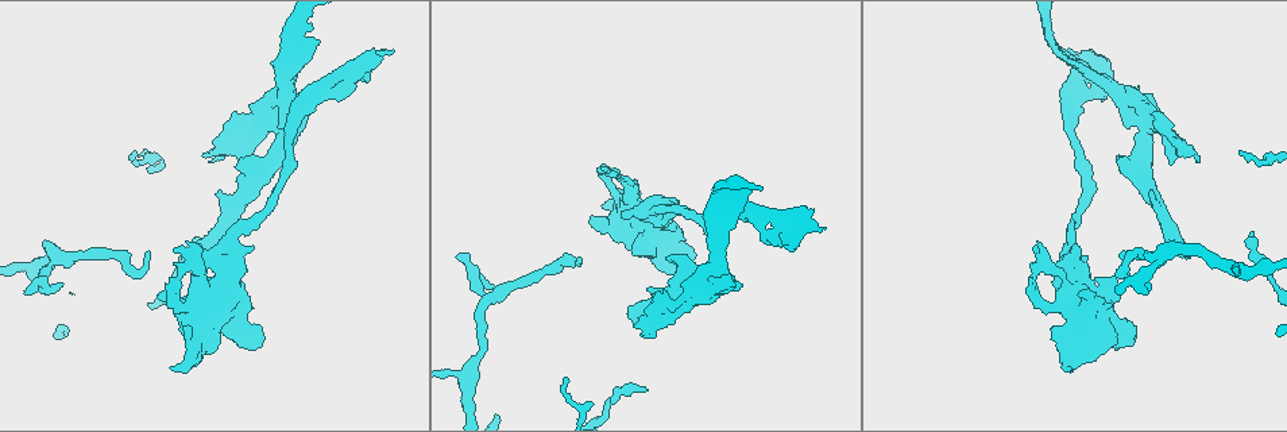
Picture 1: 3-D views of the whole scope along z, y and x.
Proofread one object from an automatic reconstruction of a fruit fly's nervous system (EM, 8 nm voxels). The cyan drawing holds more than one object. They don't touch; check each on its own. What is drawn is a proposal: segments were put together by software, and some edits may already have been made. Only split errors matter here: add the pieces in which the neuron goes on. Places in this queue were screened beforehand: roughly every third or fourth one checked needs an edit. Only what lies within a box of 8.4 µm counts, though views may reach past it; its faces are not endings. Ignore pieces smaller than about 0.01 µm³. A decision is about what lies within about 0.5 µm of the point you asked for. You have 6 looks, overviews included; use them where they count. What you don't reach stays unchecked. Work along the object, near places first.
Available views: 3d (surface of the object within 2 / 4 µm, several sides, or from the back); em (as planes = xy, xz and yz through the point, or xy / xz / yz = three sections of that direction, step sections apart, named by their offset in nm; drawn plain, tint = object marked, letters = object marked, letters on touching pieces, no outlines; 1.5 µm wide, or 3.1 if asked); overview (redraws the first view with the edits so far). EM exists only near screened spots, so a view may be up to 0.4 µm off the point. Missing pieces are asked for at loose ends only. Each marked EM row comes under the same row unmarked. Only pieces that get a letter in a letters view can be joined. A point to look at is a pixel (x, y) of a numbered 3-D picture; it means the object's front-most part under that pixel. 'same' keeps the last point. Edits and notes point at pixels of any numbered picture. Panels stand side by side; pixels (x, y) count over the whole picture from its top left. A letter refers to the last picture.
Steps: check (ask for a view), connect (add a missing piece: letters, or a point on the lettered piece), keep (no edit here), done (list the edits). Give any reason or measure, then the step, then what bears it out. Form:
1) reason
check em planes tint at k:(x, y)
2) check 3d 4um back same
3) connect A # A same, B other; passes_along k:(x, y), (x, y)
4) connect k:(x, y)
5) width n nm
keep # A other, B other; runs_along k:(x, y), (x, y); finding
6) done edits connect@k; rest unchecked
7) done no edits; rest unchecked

branch stops here
check 3d 4um back at 1:(670, 258)

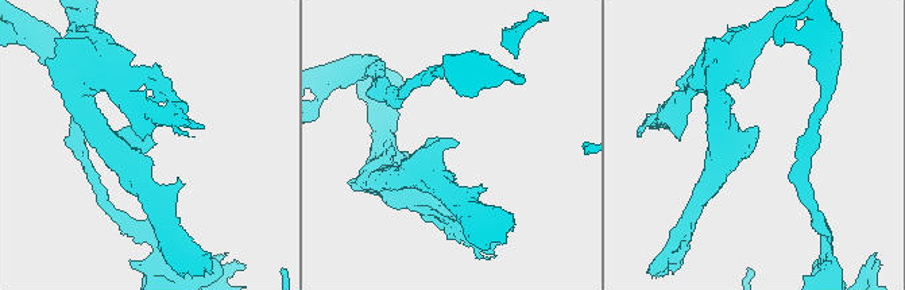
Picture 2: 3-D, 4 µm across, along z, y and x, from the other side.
check em xy step 4 letters at 2:(152, 142)

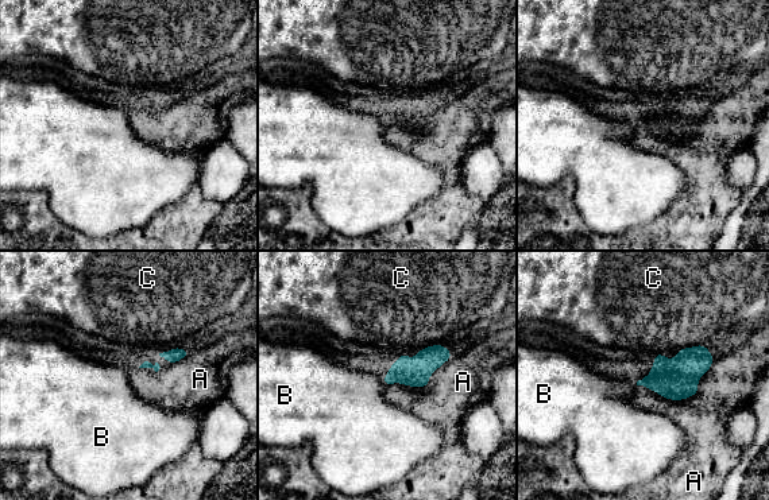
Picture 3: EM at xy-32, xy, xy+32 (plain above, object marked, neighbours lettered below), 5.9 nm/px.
longest_contact A 500 nm
keep # A other, B other, C other; none of them fits

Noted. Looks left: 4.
an open end
check em planes letters at 1:(1121, 293)

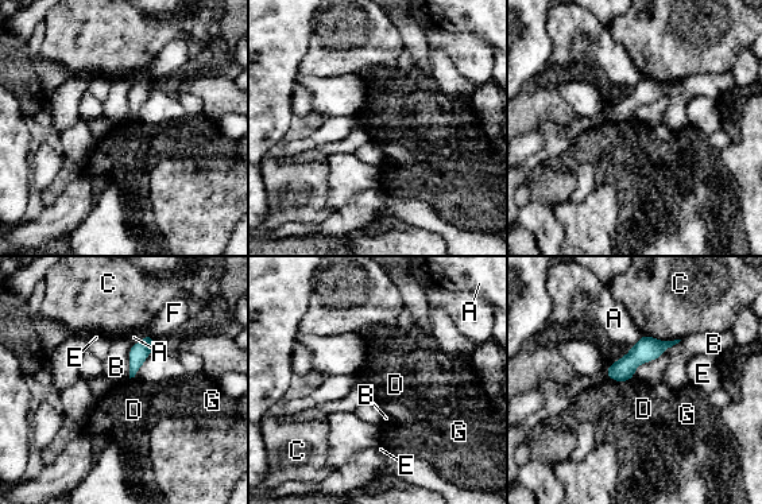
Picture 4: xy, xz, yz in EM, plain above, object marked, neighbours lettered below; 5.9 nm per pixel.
keep # A other, B other, C other, D other, E other, F other, G other; no lettered piece goes on from it

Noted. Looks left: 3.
free end
check em xz step 4 letters at 1:(1123, 253)

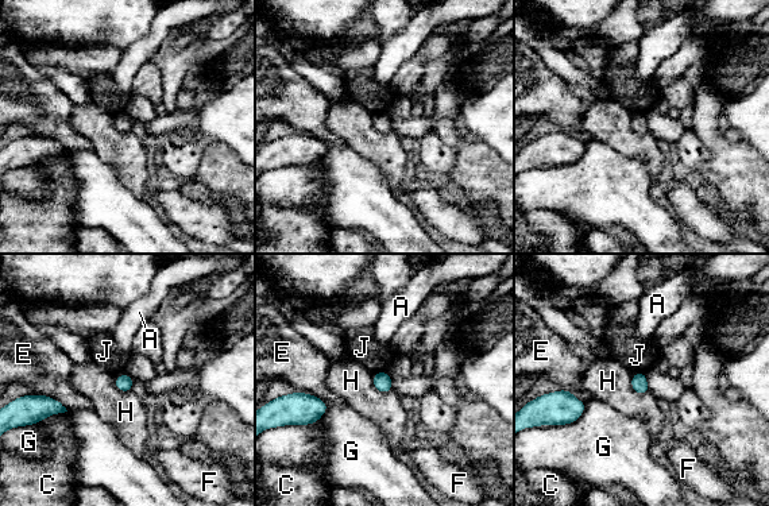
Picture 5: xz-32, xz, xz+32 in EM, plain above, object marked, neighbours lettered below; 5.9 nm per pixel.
check em planes letters same

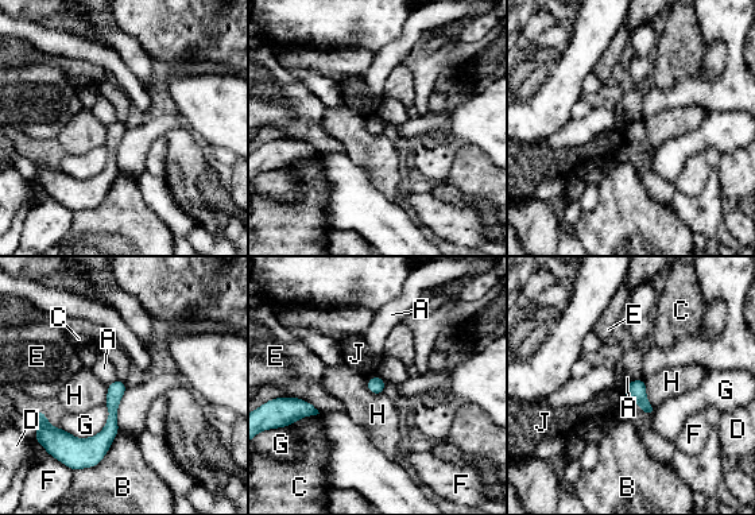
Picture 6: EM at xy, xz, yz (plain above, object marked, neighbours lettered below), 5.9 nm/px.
width 90 nm
keep # A other, B other, C other, D other, E other, F other, G other, H other, J other; runs_along 6:(120, 384), (111, 430), (91, 461); no lettered piece goes on from it

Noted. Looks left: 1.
done no edits; rest unchecked

